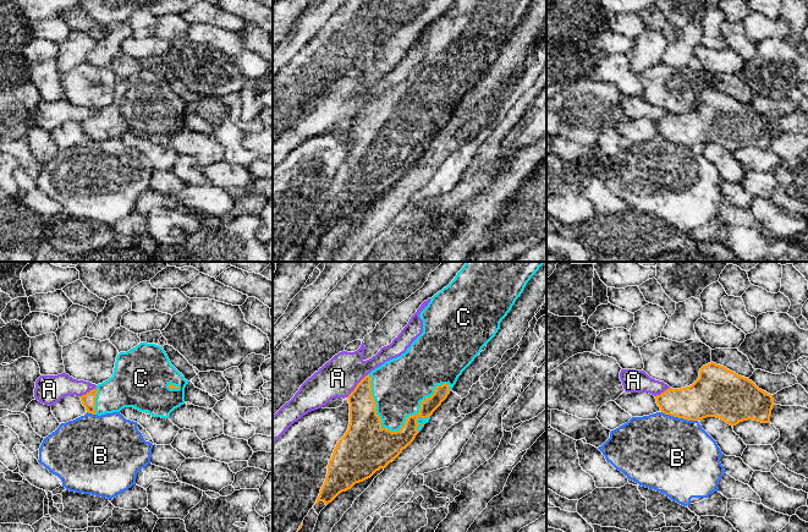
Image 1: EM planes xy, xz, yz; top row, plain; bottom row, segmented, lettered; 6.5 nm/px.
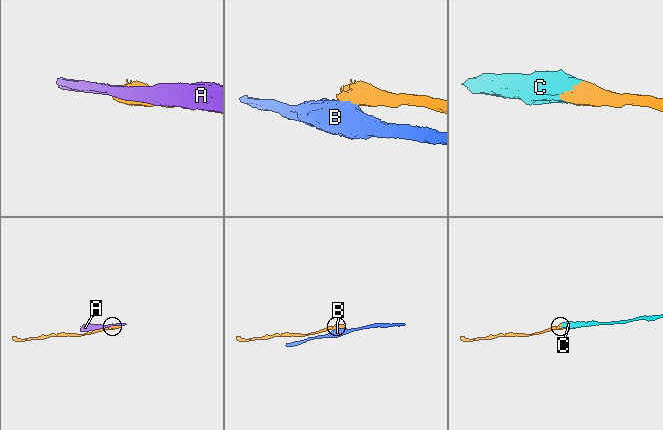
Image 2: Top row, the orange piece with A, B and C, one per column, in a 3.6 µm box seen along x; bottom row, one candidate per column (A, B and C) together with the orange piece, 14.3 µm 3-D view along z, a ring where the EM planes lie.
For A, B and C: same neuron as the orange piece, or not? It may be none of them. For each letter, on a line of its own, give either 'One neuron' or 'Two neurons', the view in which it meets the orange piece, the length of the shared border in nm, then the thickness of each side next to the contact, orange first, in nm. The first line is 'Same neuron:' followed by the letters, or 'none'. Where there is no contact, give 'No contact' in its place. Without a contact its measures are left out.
Same neuron: C
A: Two neurons. Touches orange in xz. Shared border 220 nm. Thickness 200 nm (orange) against 260 nm
B: Two neurons. Touches orange in yz. Shared border 240 nm. Thickness 280 nm (orange) against 500 nm
C: One neuron. Touches orange in xz. Shared border 550 nm. Thickness 340 nm (orange) against 320 nm

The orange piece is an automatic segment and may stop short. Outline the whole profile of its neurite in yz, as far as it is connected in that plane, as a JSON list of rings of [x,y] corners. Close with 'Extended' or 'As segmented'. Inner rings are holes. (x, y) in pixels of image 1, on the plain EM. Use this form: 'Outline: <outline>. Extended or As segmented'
Outline: [[[710,88],[689,113],[669,114],[655,122],[661,138],[687,147],[716,143],[730,152],[753,146],[770,149],[773,121],[748,104]]]. As segmented

